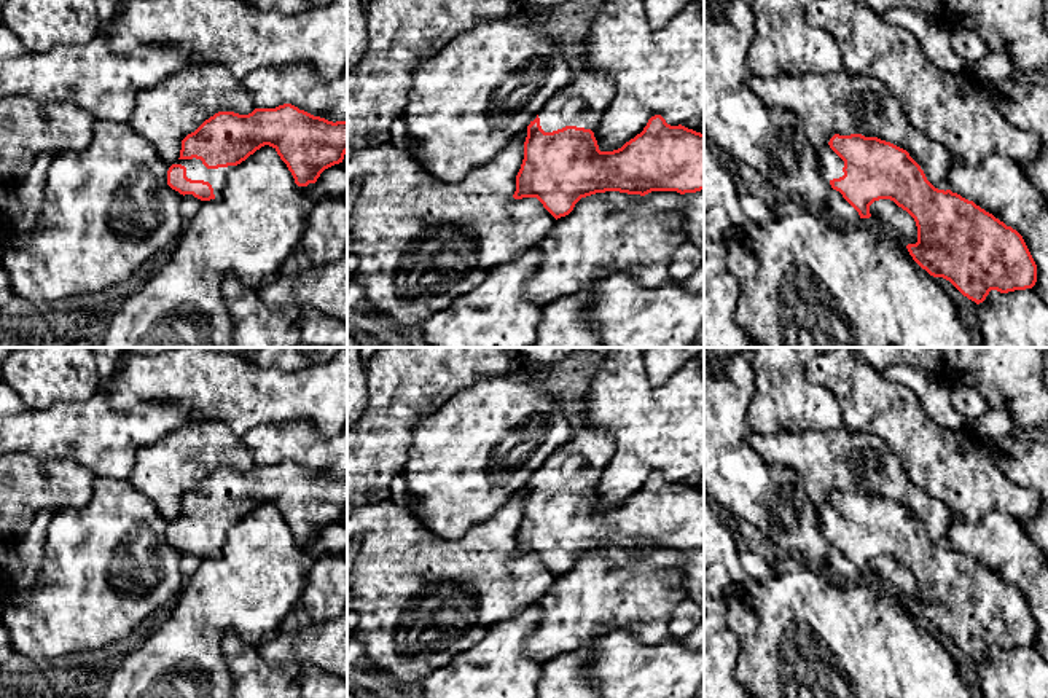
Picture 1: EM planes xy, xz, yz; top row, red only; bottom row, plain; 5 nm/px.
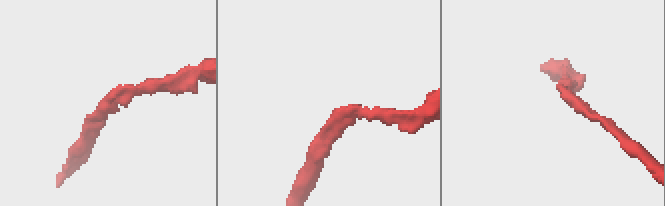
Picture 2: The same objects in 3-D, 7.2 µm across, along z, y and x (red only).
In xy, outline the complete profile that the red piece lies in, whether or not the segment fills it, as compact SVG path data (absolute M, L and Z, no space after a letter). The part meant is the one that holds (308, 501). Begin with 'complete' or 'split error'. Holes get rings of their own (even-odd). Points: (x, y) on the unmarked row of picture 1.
split error | M291 461L255 465L248 472L218 469L182 497L167 542L183 553L215 556L229 527L264 502L277 508L298 543L307 543L325 526L342 520L347 476L333 480Z

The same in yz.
split error | M835 491L815 508L822 532L860 575L870 575L870 563L879 556L890 556L906 567L917 583L917 599L906 602L913 617L930 633L949 637L968 657L980 661L991 647L1008 650L1035 642L1037 622L1023 593L973 558L935 545L906 507L878 494Z

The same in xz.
split error | M581 425L530 478L524 499L524 516L516 532L514 556L537 555L557 577L569 572L575 561L586 553L620 548L645 553L651 548L677 548L680 551L704 547L704 491L682 481L671 483L661 472L648 476L640 491L613 508L600 508L594 489L596 483L615 453L615 440L600 429Z

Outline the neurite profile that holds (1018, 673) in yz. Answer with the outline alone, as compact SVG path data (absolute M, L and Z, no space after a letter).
M1032 645L987 652L978 676L983 698L1048 698L1048 660Z

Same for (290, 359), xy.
M207 347L229 352L255 362L263 368L298 371L331 360L339 347Z

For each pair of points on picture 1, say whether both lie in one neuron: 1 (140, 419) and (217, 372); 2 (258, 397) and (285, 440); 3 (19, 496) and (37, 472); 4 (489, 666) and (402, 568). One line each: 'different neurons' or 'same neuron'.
1: different neurons
2: different neurons
3: same neuron
4: different neurons

